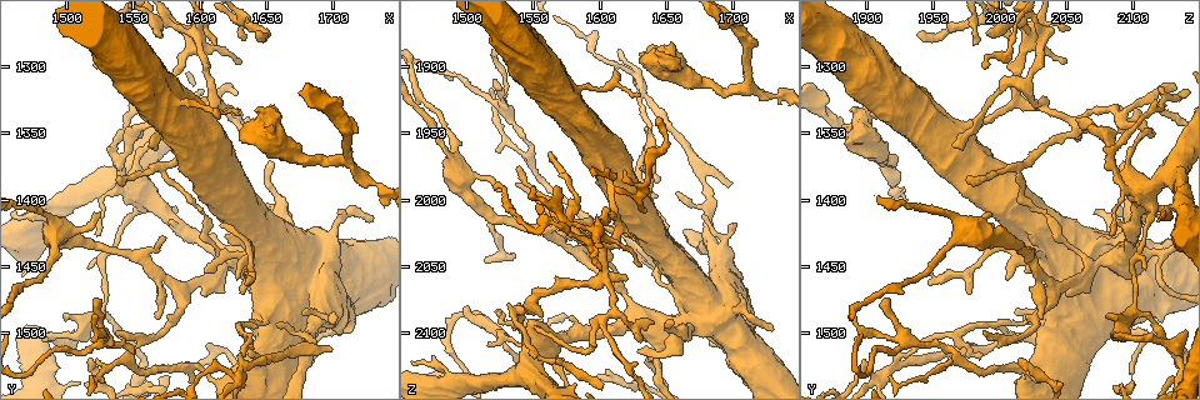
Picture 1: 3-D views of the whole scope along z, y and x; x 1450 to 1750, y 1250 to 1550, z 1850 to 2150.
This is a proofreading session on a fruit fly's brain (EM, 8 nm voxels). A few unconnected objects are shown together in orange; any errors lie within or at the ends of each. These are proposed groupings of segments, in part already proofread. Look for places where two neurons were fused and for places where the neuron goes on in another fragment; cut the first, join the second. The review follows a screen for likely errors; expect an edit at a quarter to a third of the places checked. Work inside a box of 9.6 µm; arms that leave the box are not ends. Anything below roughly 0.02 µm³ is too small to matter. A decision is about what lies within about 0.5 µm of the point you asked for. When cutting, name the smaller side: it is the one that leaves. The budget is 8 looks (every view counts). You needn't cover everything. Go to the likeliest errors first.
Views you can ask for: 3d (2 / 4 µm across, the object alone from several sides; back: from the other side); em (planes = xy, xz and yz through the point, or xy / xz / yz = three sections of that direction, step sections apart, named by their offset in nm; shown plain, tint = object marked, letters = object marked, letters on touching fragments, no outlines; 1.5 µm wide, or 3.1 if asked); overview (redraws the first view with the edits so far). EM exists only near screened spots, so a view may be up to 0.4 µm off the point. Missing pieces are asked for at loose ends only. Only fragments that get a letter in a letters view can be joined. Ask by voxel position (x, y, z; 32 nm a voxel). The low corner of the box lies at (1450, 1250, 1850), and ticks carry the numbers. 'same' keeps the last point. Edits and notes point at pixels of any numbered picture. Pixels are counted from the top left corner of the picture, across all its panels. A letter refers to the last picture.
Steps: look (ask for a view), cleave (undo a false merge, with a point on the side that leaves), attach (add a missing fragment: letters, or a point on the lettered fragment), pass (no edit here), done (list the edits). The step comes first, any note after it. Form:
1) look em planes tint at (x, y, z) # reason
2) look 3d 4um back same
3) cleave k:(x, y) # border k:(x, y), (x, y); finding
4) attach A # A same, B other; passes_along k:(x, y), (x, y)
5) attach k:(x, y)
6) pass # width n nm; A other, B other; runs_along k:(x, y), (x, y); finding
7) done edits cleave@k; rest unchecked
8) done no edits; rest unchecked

look em planes letters at (1630, 1460, 2008) # free end

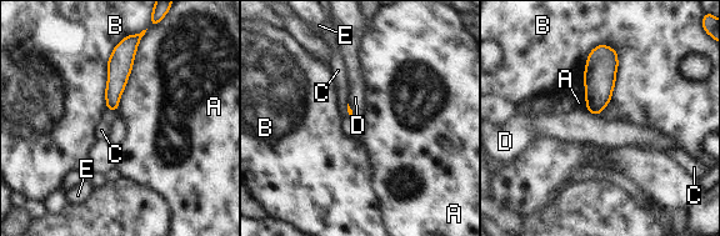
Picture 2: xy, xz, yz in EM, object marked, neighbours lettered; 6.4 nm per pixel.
pass # longest_contact A 500 nm; A other, B other, C other, D other, E other; runs_along 2:(134, 46), (120, 61), (111, 106); none of them fits

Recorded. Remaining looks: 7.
look 3d 4um at (1628, 1356, 1890)

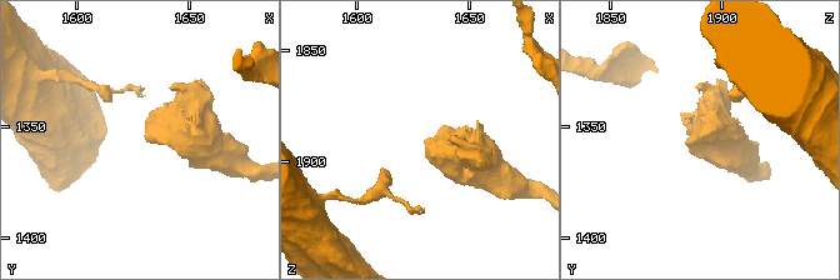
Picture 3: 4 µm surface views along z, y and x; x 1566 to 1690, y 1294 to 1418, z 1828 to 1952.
look em planes letters at (1629, 1355, 1891) # need the tissue

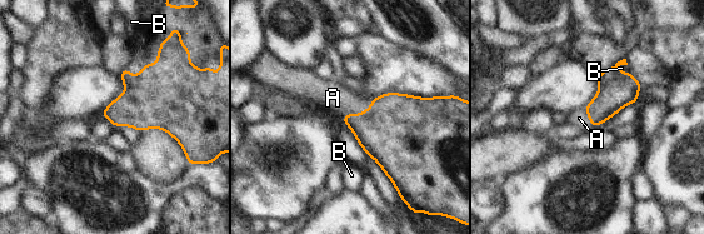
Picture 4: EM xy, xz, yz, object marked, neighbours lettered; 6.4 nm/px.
attach A # A same, B other; passes_along 4:(389, 130), (354, 114), (333, 98); it goes on there

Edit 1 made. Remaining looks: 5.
look overview

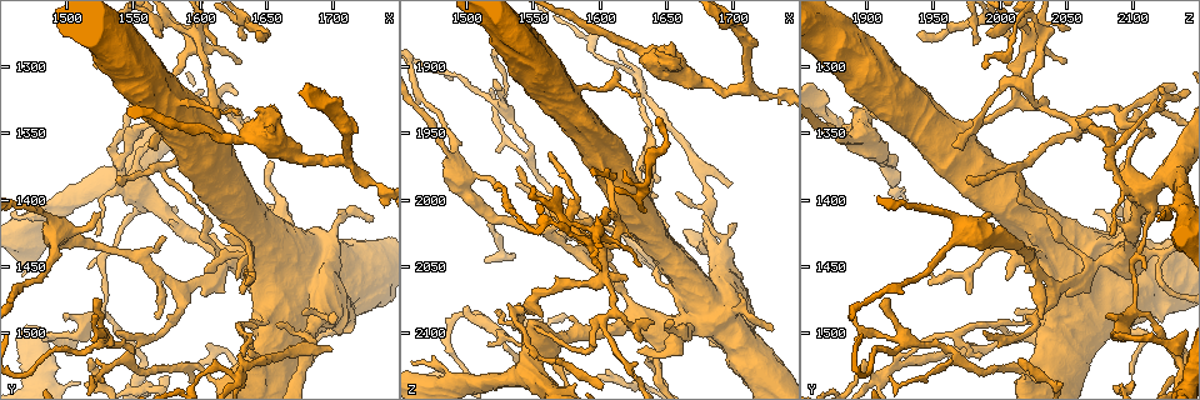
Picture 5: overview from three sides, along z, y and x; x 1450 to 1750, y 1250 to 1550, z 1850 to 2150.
look 3d 4um back at (1628, 1532, 1908) # thin neck

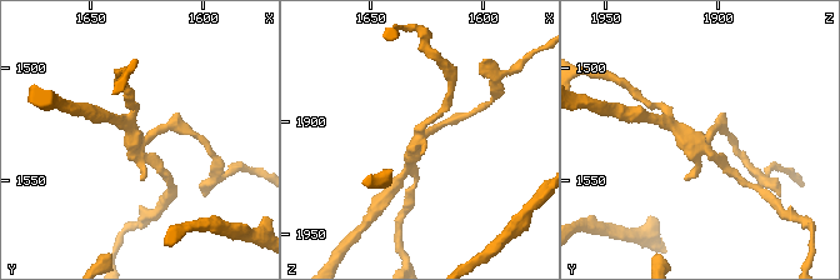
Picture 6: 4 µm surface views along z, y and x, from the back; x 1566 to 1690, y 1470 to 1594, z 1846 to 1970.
look em xy step 4 tint at (1629, 1533, 1909) # arms 3; now the EM

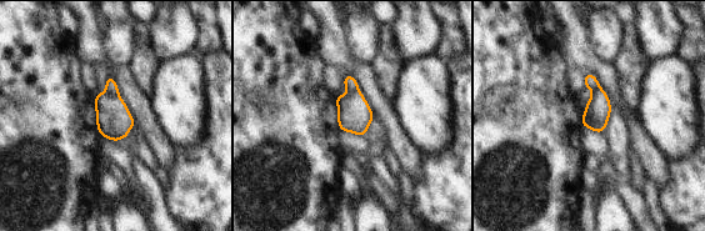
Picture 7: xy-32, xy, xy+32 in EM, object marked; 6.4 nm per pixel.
look em planes letters same # cut it another way

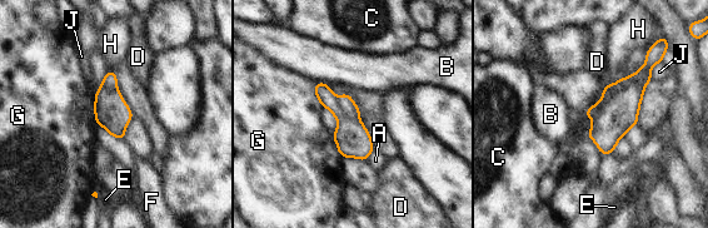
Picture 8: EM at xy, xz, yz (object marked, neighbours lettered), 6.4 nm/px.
cleave 8:(617, 115) # A other, B other, C other, D other, E other, F other, G other, H other, J other; border 8:(651, 67), (611, 97), (593, 119); two neurons meet here

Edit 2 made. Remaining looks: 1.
done edits attach@4, cleave@8; rest unchecked

